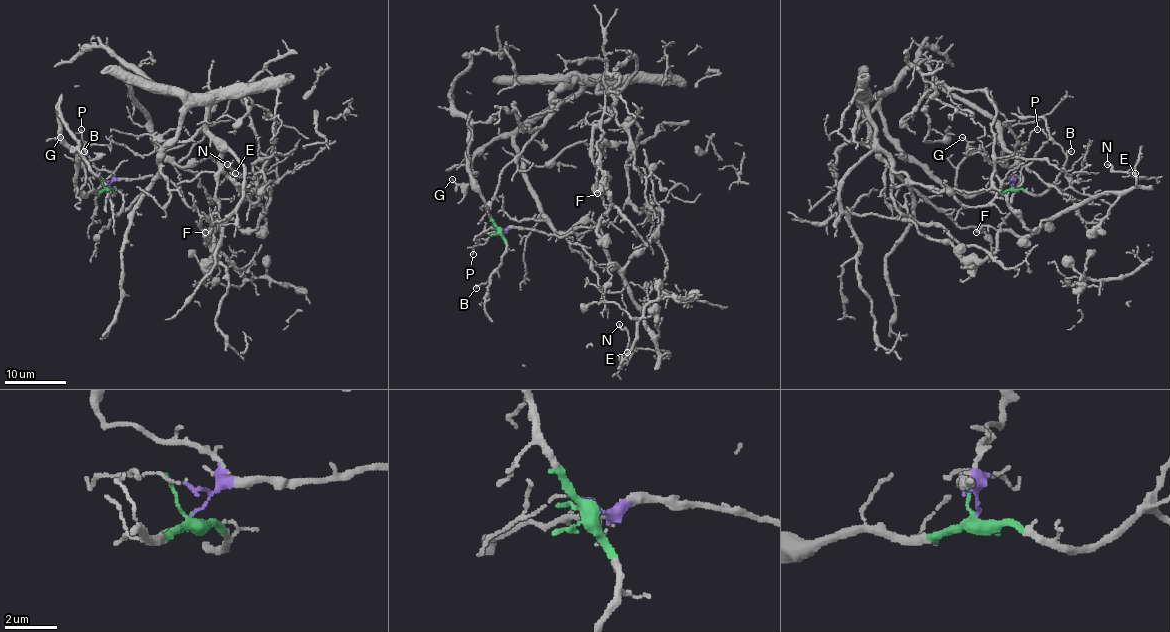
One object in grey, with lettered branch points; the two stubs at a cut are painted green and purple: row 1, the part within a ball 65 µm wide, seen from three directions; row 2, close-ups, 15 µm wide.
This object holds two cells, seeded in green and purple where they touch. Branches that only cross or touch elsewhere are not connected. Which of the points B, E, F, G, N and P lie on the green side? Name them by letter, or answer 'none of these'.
B, G

